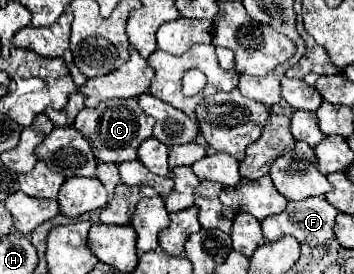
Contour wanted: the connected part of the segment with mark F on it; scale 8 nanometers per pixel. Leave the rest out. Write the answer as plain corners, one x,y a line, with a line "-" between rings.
324,196
288,202
282,214
270,216
262,222
264,240
276,242
284,236
294,236
300,244
322,246
334,238
336,214
338,210
330,206

